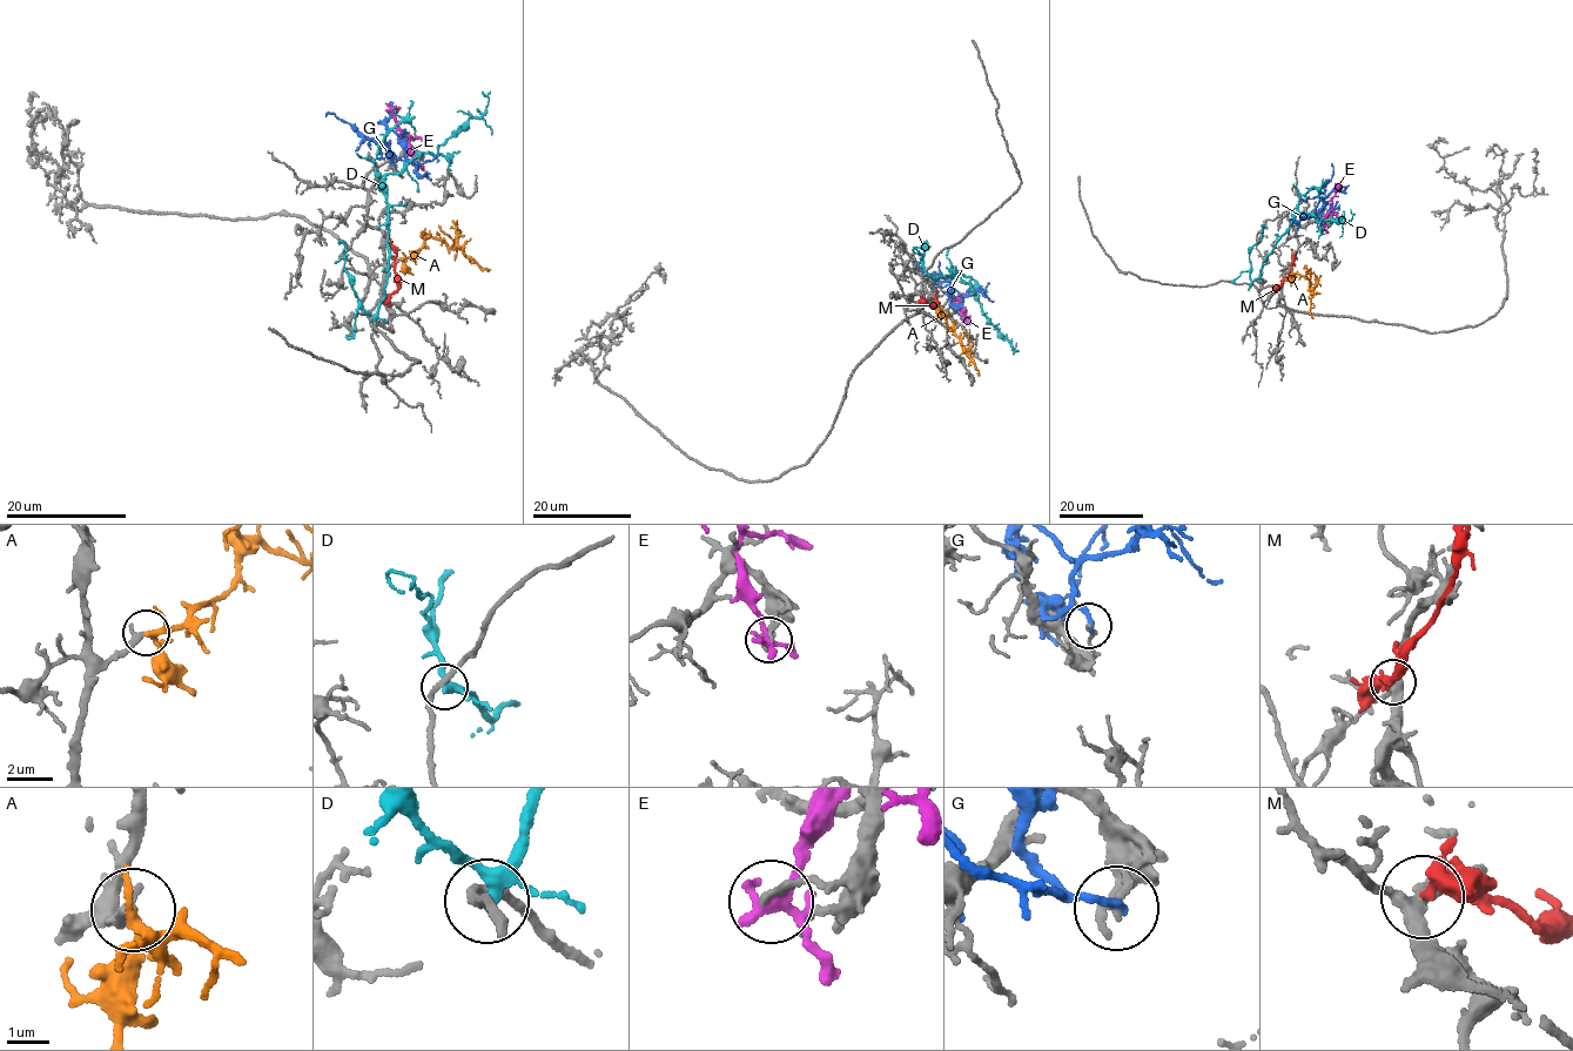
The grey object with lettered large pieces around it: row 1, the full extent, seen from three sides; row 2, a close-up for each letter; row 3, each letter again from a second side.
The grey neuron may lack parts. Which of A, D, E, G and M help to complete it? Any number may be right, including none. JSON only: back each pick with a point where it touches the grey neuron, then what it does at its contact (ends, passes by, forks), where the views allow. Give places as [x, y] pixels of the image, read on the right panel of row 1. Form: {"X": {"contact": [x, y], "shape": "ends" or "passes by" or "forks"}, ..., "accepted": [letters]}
{"A": {"contact": [1292, 271], "shape": "forks"}, "accepted": ["A"]}

